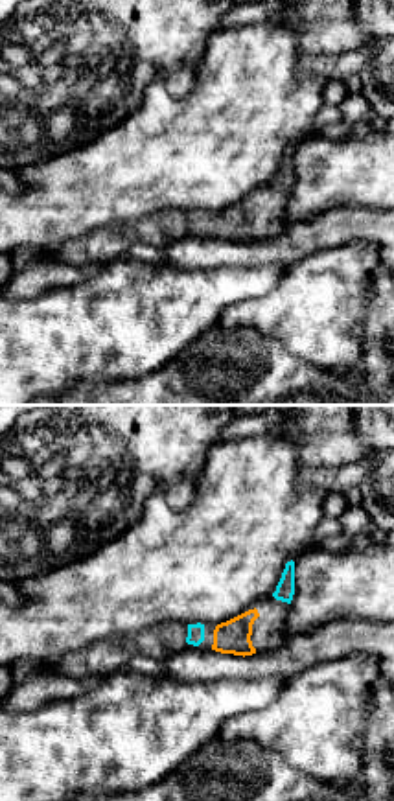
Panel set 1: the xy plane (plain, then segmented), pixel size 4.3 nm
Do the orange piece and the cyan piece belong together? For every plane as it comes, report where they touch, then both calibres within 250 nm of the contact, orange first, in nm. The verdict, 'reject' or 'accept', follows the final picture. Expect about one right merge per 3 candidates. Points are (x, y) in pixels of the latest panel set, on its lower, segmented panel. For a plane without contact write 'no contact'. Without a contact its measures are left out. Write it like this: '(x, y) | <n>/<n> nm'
no contact

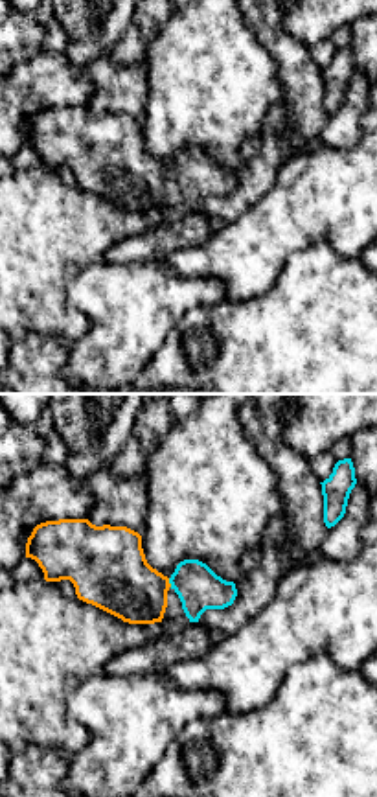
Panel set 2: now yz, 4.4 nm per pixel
(168, 582) | 320/190 nm

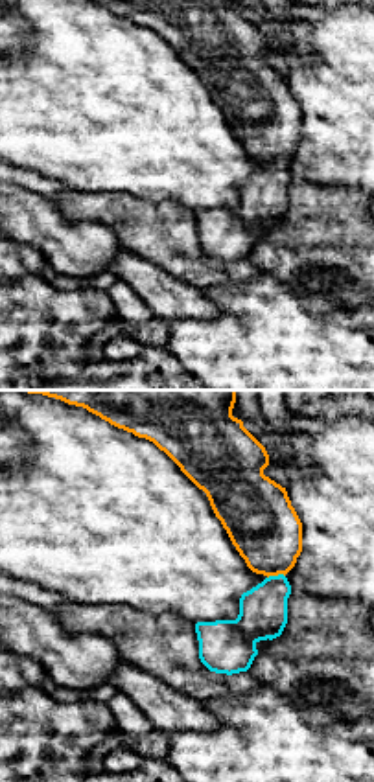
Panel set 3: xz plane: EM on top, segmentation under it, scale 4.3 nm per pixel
(275, 574) | 300/200 nm

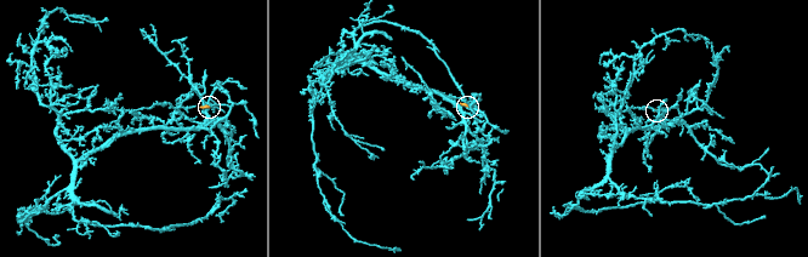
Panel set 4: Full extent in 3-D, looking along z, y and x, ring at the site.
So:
accept

